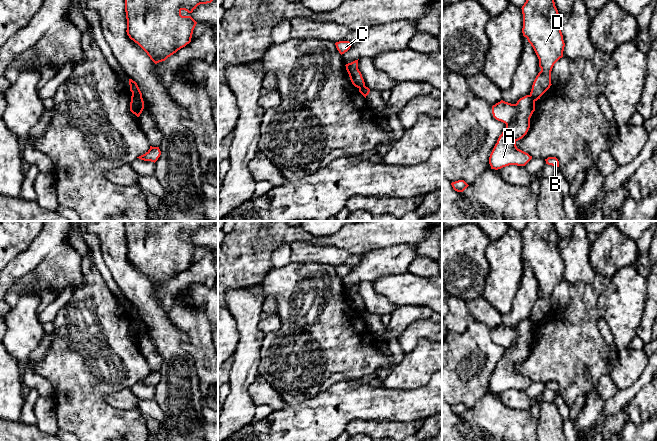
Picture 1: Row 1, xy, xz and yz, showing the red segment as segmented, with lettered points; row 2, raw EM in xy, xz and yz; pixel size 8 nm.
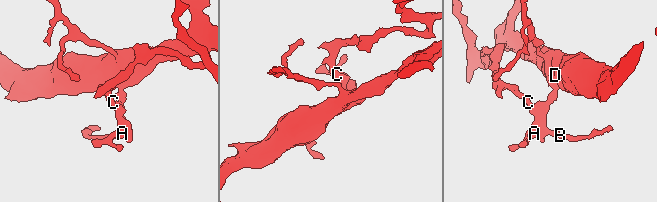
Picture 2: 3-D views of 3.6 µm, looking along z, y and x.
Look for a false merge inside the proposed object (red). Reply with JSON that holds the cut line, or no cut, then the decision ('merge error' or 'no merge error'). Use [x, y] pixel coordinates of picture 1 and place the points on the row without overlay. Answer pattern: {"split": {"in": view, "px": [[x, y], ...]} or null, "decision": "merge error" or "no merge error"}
{"split": {"in": "xy", "px": [[132, 317], [141, 321]]}, "decision": "merge error"}

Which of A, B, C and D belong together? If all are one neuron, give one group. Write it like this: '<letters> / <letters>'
A B C / D

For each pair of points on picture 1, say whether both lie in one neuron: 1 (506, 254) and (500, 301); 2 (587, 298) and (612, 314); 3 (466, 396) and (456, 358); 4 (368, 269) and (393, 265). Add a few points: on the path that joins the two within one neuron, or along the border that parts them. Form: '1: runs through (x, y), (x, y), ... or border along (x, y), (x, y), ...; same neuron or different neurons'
1: runs through (505, 266), (504, 278), (500, 289); same neuron
2: border along (608, 283), (598, 300), (599, 316); different neurons
3: runs through (466, 387), (464, 379), (458, 372), (458, 367); same neuron
4: runs through (374, 265), (387, 265); same neuron

